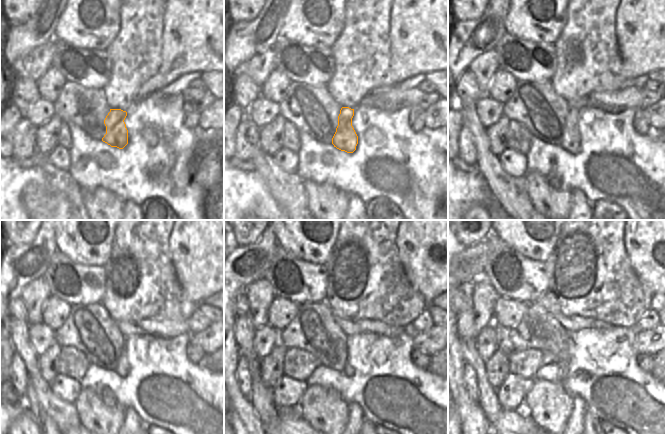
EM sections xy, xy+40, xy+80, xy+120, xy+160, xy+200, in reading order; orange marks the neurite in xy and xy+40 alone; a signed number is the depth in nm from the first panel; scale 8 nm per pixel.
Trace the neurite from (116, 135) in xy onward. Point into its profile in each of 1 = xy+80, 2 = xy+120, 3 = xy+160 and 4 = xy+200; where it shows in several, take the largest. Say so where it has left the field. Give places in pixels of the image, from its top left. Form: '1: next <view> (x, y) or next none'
1: next xy+80 (570, 141)
2: next xy+120 (122, 368)
3: next xy+160 (348, 370)
4: next xy+200 (579, 374)

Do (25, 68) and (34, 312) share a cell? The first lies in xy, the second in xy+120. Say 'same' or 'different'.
same

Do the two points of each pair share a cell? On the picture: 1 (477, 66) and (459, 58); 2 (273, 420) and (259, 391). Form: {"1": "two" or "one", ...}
{"1": "two", "2": "one"}

